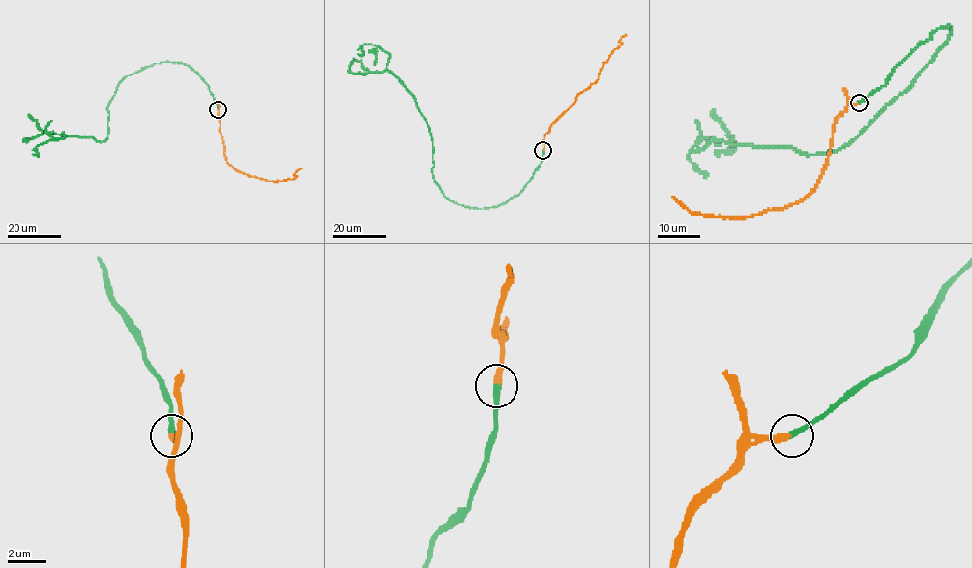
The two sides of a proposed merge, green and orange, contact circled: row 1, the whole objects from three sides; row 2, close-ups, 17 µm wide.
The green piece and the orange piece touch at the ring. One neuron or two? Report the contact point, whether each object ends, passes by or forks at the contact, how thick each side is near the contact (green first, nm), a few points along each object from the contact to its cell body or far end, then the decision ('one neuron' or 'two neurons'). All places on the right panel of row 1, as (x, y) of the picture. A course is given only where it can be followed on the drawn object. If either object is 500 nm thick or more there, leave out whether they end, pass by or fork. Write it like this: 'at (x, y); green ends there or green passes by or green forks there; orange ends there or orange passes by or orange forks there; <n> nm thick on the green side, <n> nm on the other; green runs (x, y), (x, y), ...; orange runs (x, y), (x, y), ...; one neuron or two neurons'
at (859, 103); green ends there; orange ends there; 340 nm thick on the green side, 360 nm on the other; green runs (858, 103), (949, 25), (911, 84), (842, 146), (802, 154), (712, 141), (688, 157), (703, 173); orange runs (858, 103), (851, 104), (837, 120), (827, 164), (815, 188), (803, 198), (736, 218), (692, 214), (672, 196); one neuron

